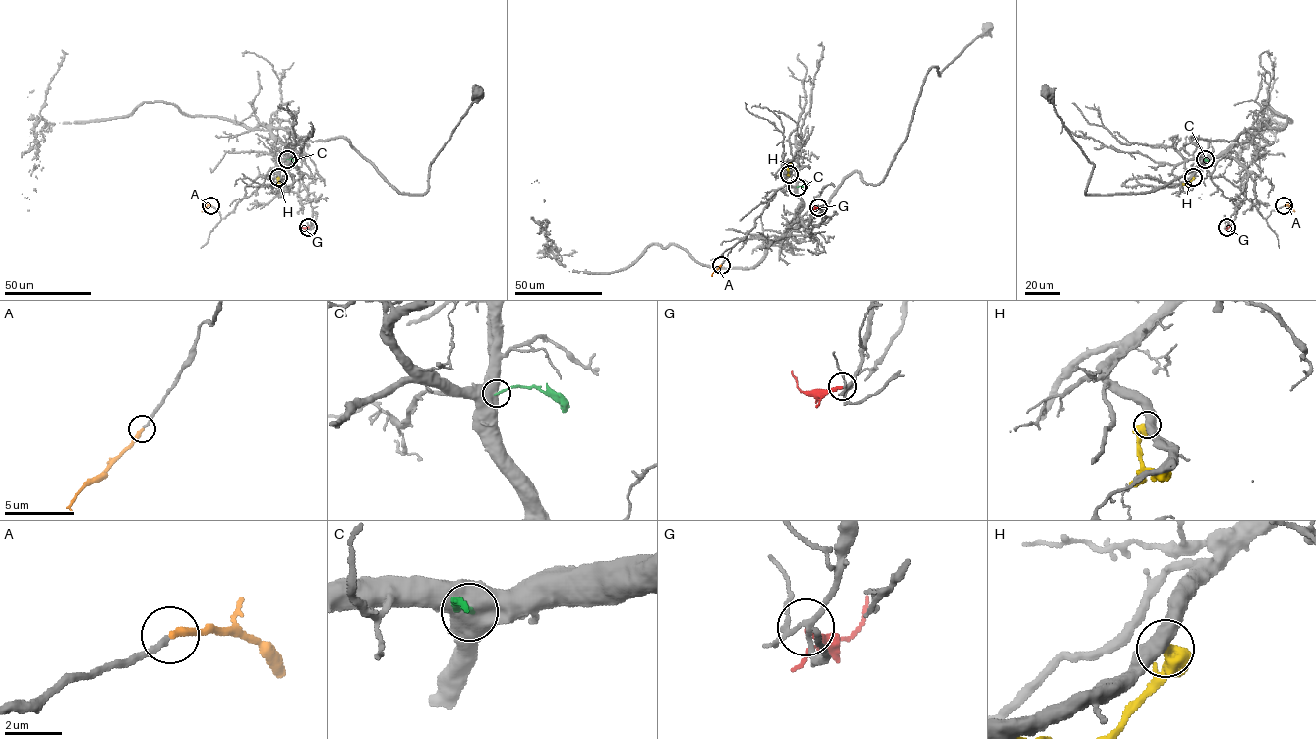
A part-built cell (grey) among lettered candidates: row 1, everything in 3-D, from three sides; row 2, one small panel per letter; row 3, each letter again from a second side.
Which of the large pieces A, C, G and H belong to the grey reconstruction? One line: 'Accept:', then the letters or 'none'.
Accept: A

